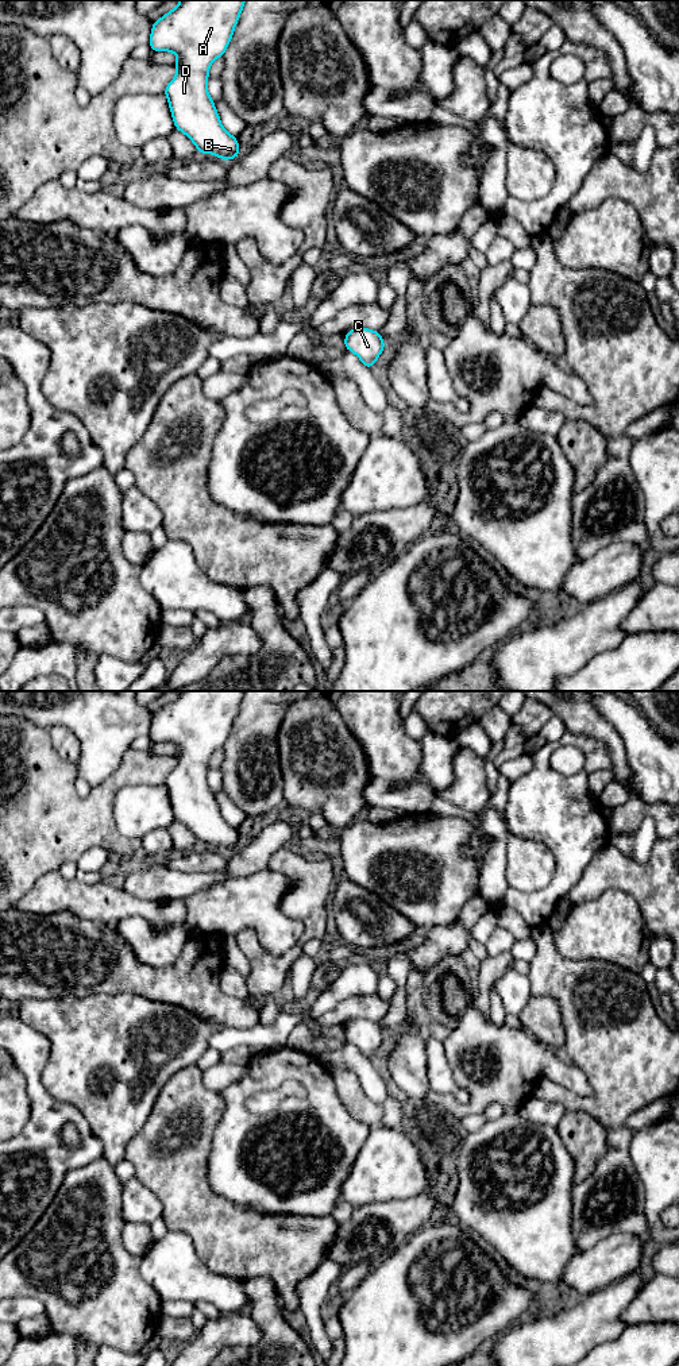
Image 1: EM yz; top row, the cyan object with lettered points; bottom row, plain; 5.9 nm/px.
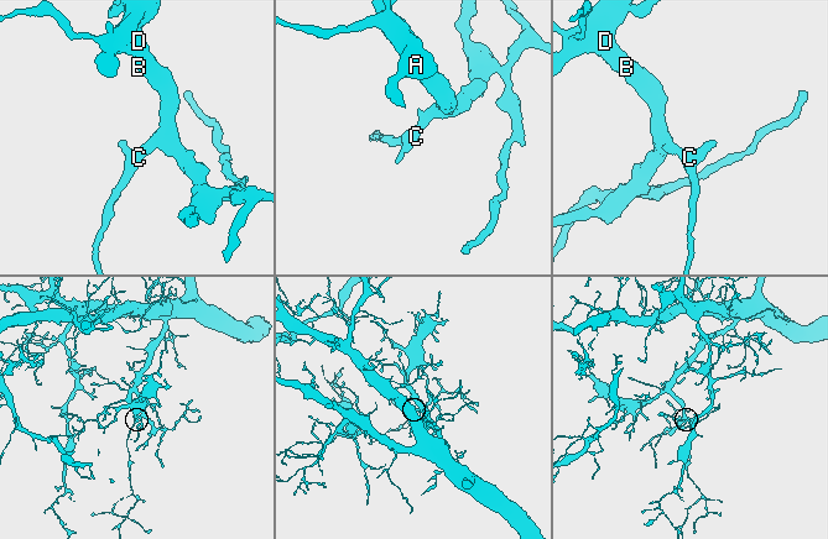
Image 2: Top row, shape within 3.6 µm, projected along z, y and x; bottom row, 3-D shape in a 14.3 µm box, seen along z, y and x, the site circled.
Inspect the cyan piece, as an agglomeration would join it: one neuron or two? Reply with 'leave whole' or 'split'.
leave whole

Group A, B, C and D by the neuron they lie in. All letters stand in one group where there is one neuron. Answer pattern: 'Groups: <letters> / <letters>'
Groups: A B C D

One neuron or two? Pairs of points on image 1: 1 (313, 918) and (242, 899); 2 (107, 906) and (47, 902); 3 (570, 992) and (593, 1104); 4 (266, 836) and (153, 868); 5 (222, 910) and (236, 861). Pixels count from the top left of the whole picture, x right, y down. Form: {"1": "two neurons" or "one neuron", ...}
{"1": "two neurons", "2": "one neuron", "3": "one neuron", "4": "one neuron", "5": "two neurons"}

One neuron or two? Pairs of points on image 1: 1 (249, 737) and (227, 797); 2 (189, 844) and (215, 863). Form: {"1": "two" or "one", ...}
{"1": "one", "2": "two"}

